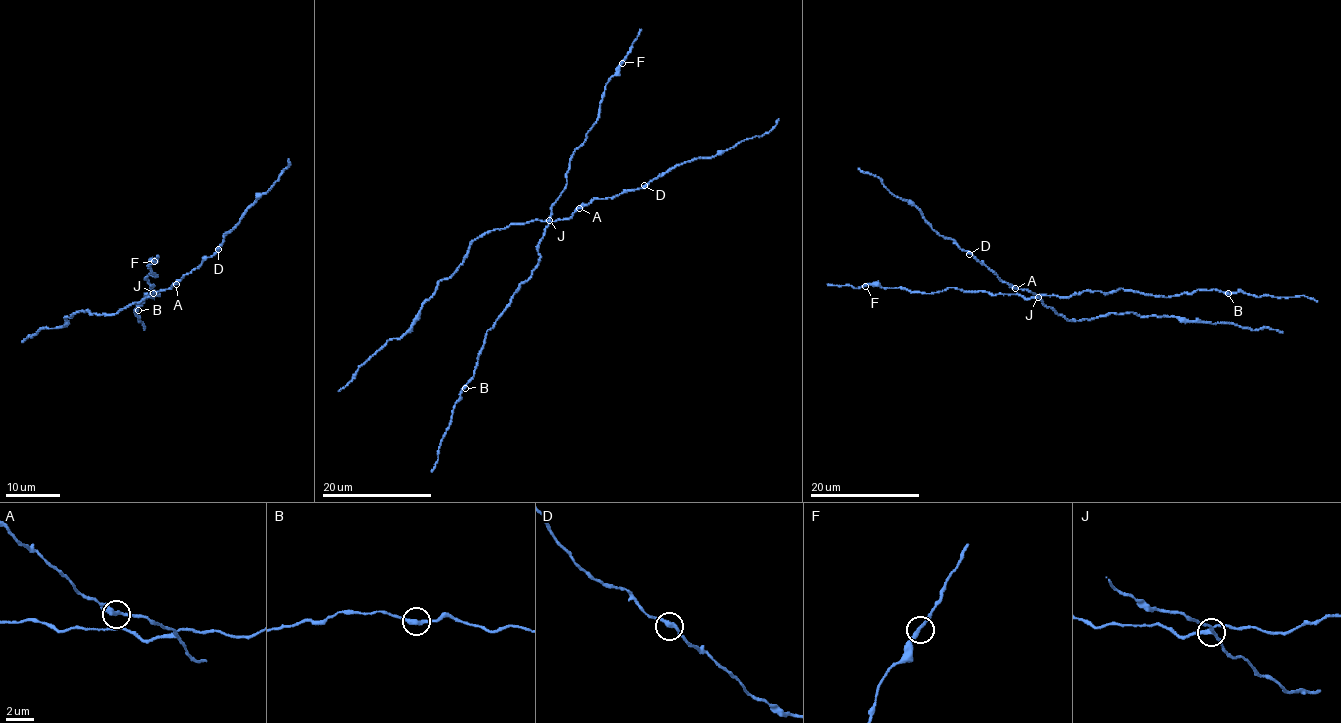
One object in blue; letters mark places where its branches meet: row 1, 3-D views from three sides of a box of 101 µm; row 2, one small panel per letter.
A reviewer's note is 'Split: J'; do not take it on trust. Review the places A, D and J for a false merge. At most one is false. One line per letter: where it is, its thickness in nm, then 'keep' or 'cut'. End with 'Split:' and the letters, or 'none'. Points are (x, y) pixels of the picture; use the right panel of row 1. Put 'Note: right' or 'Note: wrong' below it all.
A: at (1015, 288); 320 nm thick; keep
D: at (969, 254); 260 nm thick; keep
J: at (1038, 297); 240 nm thick; cut
Split: J
Note: right

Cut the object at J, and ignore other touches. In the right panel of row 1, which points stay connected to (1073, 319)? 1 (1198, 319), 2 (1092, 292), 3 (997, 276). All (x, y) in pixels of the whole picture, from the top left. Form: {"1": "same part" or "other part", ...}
{"1": "same part", "2": "other part", "3": "same part"}

